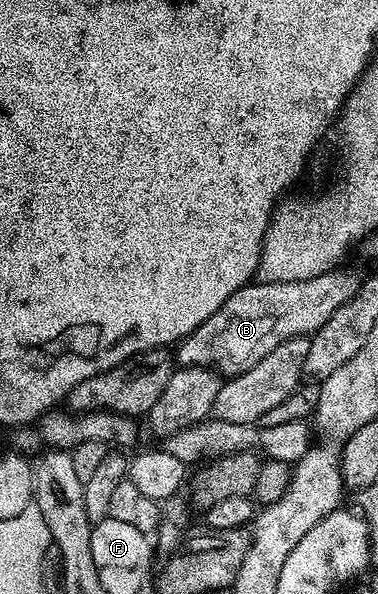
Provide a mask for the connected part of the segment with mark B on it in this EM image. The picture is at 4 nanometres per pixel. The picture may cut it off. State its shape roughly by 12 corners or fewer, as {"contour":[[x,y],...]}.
{"contour":[[343,269],[251,282],[181,340],[229,377],[309,337],[362,288]]}

